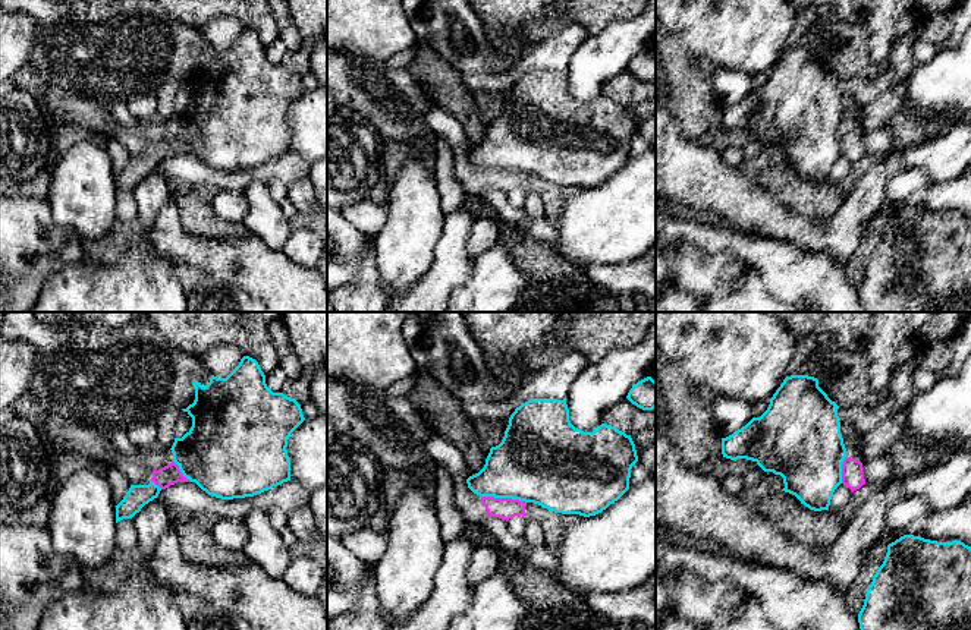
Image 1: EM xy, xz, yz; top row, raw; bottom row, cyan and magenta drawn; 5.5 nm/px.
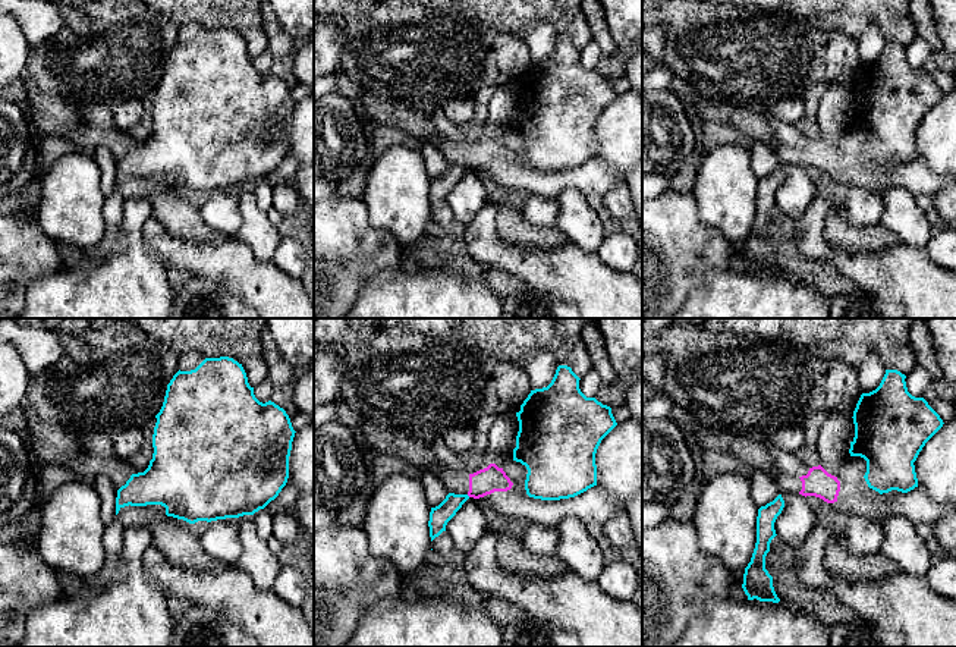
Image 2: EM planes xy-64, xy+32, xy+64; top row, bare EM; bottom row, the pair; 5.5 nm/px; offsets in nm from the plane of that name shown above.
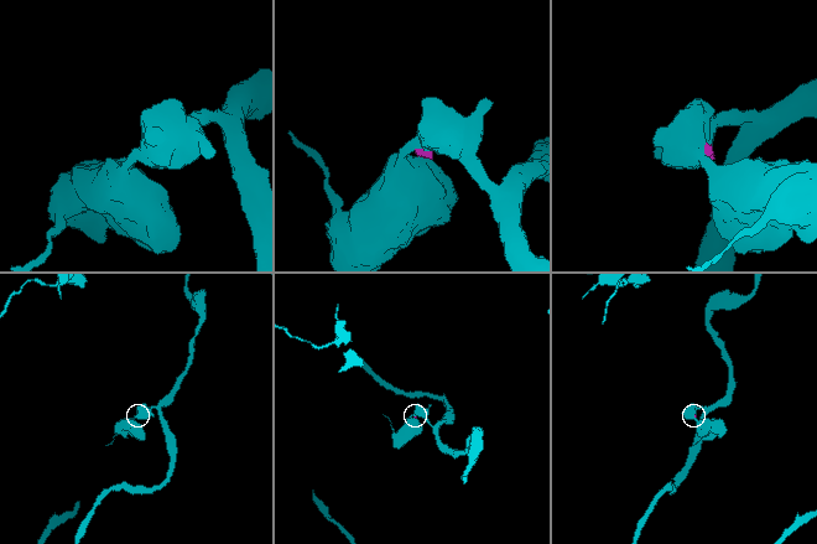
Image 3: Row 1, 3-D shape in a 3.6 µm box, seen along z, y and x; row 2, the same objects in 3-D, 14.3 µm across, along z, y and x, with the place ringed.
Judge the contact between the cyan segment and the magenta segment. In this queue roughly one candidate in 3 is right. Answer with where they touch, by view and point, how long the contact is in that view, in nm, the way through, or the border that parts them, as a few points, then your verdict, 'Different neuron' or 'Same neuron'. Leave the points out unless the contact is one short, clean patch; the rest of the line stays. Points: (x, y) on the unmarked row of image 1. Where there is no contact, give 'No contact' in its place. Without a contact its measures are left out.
Touches cyan at xz (503, 169). Shared border 260 nm. Boundary: xz (481, 167), (511, 169), (525, 175). Different neuron

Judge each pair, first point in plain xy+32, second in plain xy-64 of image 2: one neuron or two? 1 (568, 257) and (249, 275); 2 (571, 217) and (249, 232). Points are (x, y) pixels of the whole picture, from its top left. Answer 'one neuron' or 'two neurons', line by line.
1: one neuron
2: one neuron

